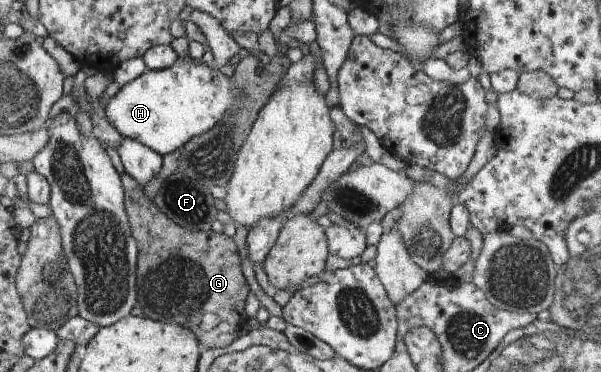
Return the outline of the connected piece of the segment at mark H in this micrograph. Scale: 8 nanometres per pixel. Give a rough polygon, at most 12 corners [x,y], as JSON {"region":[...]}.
{"region":[[201,60],[147,70],[107,102],[122,137],[161,157],[238,99]]}

